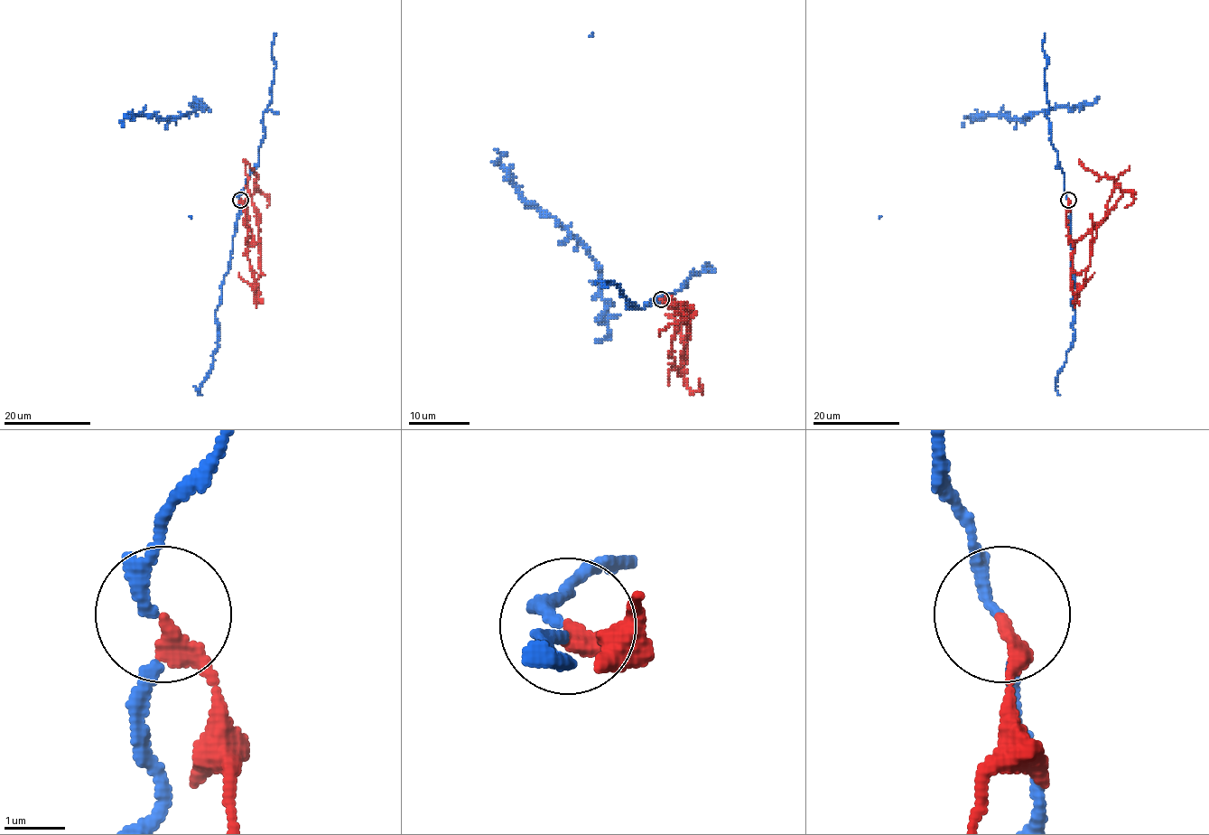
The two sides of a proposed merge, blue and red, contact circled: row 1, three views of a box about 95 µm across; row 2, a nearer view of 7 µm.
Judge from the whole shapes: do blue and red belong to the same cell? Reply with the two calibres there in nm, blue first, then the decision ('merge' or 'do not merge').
calibres 160 and 300 nm; do not merge

